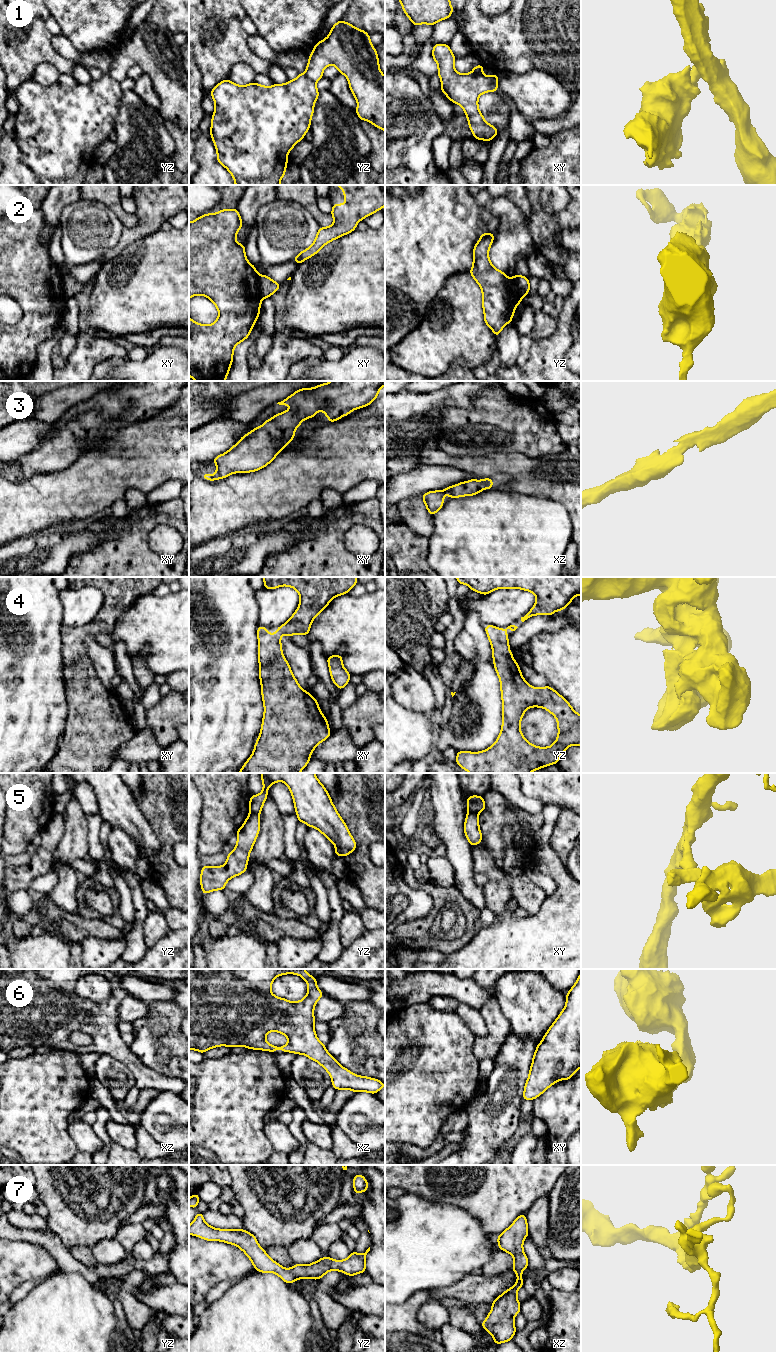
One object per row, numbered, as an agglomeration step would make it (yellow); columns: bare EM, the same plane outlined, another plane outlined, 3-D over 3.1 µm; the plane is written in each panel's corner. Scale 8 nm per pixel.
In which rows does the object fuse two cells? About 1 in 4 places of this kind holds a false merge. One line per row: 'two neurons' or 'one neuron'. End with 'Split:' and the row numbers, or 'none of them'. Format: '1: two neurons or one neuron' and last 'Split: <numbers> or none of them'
1: two neurons
2: two neurons
3: one neuron
4: one neuron
5: two neurons
6: one neuron
7: one neuron
Split: 1, 2, 5

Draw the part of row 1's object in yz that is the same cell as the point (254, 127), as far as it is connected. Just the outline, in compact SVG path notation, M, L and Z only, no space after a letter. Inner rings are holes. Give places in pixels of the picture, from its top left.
M305 73L286 84L275 83L270 88L256 82L240 86L225 79L211 90L211 96L215 110L210 135L217 151L217 161L231 173L235 185L280 185L281 178L286 174L287 155L310 129L314 105L319 97L316 82Z

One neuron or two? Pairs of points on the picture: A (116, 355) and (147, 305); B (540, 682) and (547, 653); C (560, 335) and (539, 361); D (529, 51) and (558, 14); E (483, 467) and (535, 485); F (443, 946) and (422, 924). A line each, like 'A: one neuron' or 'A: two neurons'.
A: two neurons
B: two neurons
C: one neuron
D: one neuron
E: one neuron
F: one neuron

